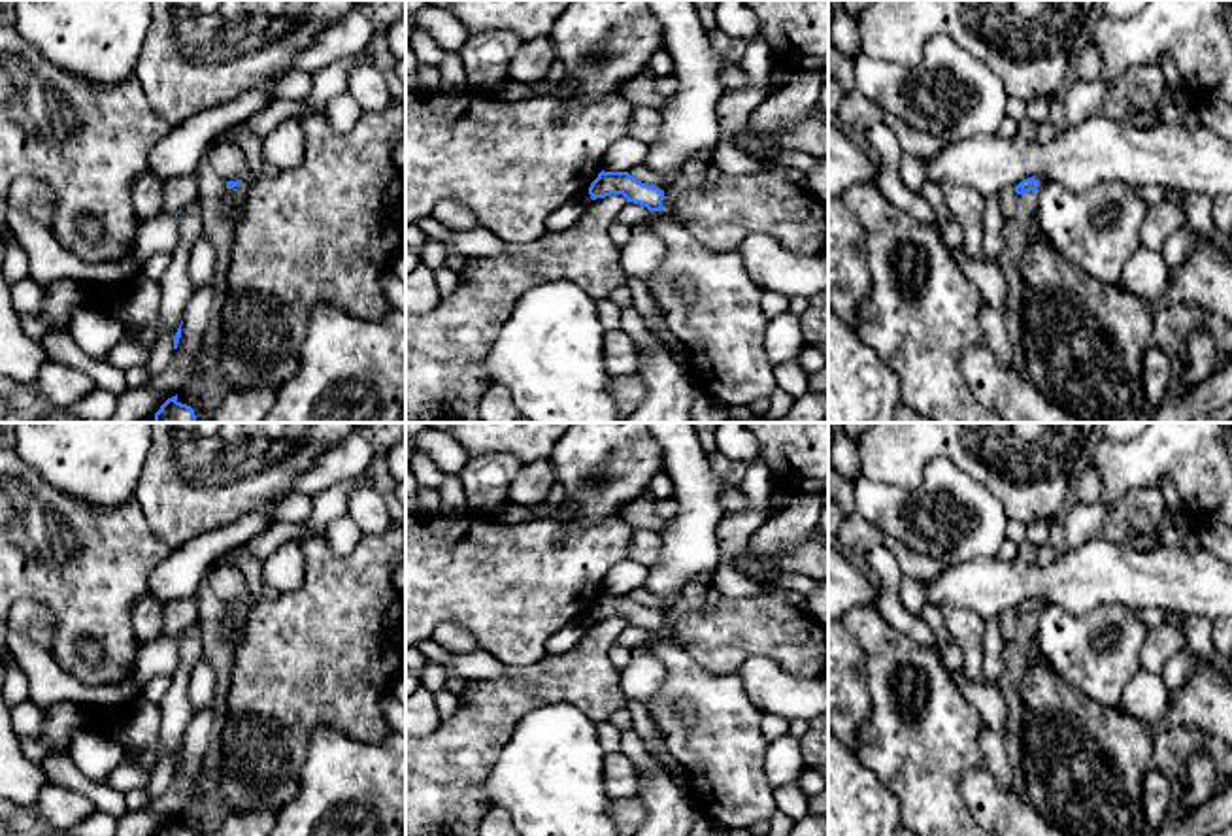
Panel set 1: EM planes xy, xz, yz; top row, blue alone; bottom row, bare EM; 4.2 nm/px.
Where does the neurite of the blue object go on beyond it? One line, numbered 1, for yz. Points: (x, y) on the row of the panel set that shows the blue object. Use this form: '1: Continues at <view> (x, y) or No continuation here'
1: No continuation here

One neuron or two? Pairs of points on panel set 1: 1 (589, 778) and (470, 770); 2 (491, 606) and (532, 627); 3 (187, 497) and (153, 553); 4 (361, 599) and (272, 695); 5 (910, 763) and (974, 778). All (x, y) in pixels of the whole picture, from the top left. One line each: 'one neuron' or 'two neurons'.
1: two neurons
2: one neuron
3: two neurons
4: one neuron
5: two neurons

